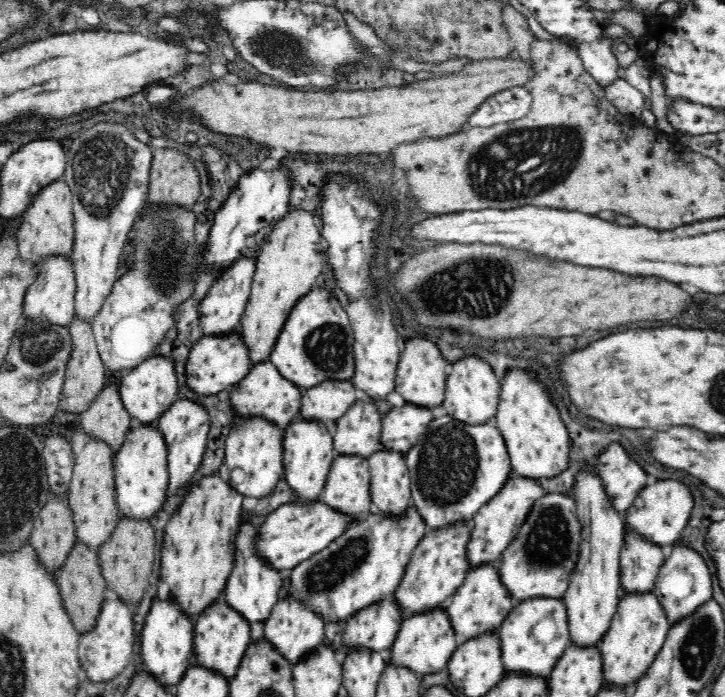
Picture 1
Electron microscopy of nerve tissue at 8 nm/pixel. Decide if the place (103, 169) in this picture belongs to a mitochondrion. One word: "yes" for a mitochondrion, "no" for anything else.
yes

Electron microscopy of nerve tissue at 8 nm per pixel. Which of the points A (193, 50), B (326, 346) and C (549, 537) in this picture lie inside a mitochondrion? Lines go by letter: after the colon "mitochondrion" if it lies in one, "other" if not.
A: other
B: mitochondrion
C: mitochondrion

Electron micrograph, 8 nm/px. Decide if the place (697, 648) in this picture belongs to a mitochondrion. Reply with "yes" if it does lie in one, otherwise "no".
yes

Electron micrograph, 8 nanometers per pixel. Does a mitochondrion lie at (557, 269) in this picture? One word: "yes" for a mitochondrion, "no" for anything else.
no

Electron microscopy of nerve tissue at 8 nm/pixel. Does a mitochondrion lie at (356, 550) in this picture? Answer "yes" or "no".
yes

